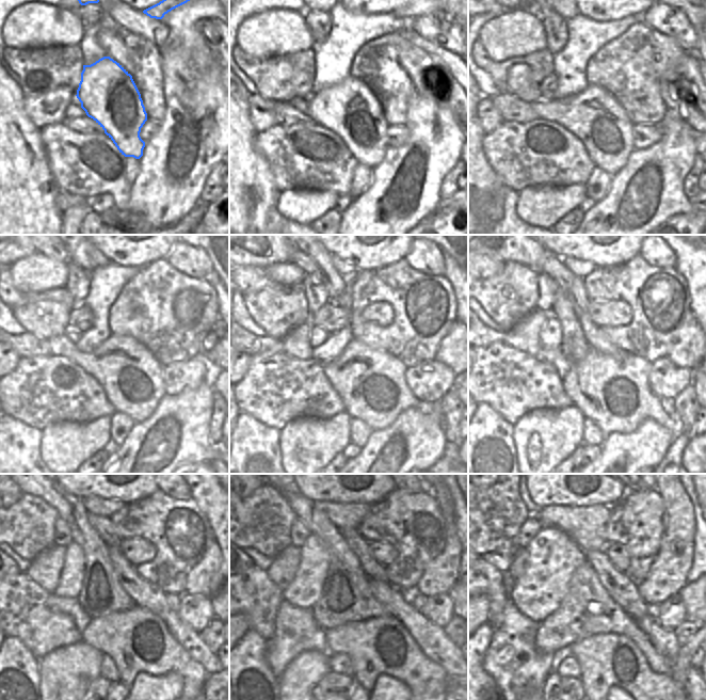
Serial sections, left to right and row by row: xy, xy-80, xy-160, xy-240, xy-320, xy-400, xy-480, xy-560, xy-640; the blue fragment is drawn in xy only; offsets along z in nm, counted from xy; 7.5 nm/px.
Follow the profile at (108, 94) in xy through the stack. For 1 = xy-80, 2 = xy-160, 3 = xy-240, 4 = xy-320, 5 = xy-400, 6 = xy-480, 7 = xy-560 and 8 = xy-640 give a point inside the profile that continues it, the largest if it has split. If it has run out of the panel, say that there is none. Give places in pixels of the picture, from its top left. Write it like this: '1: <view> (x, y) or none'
1: xy-80 (350, 109)
2: xy-160 (594, 116)
3: xy-240 (131, 378)
4: xy-320 (371, 383)
5: xy-400 (612, 391)
6: xy-480 (138, 640)
7: xy-560 (379, 646)
8: xy-640 (607, 659)

